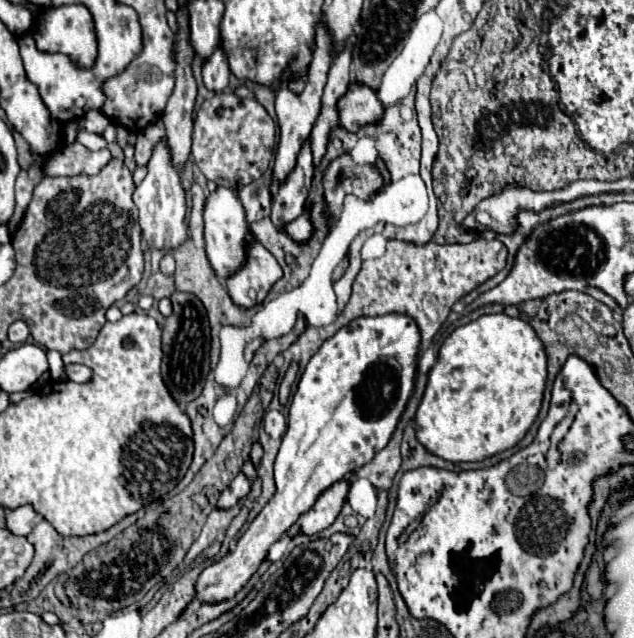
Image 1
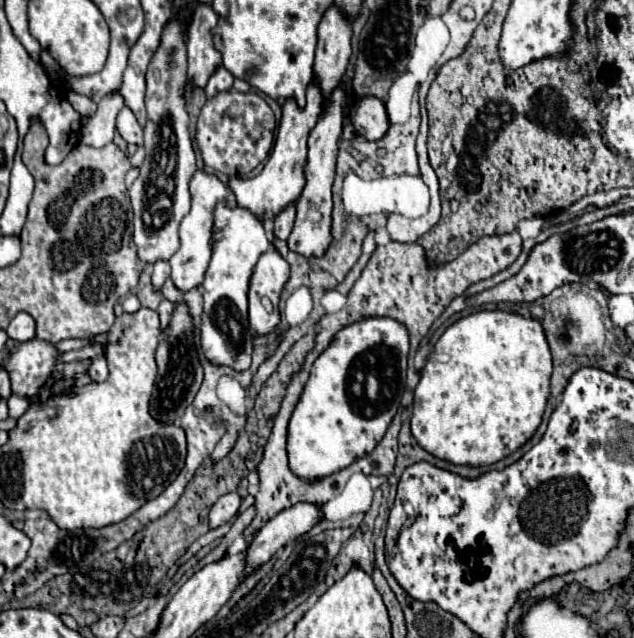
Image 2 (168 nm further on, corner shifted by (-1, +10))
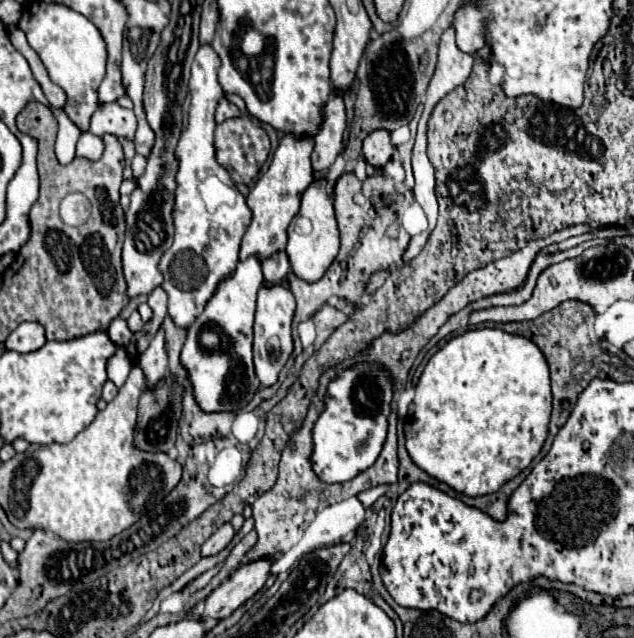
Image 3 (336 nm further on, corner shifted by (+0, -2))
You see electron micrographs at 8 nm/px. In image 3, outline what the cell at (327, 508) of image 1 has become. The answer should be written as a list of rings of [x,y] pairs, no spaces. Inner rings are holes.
[[[259,560],[249,562],[237,568],[225,584],[213,590],[205,600],[205,610],[201,614],[203,620],[223,620],[231,616],[241,604],[245,604],[257,590],[263,588],[269,576],[271,562]]]

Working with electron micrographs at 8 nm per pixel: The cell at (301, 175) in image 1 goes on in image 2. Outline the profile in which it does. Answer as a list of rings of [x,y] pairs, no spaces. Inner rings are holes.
[[[288,204],[274,220],[274,234],[280,240],[288,240],[290,232],[292,232],[292,224],[294,224],[294,216],[296,216],[296,204]]]

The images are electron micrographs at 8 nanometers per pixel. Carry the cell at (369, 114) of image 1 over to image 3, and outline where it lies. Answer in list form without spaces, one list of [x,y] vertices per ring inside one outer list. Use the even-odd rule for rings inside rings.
[[[377,130],[363,140],[363,158],[373,168],[381,170],[391,160],[391,156],[393,156],[393,144],[389,132]]]

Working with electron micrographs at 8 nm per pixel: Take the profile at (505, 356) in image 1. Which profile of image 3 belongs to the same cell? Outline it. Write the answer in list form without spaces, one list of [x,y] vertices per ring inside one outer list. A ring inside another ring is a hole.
[[[497,328],[471,330],[449,340],[423,368],[411,404],[413,428],[405,430],[405,448],[421,470],[453,490],[465,496],[493,494],[541,452],[549,434],[551,411],[549,366],[541,350],[531,340]]]

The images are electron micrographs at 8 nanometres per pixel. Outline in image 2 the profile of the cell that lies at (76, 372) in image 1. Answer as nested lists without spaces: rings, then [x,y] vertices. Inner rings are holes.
[[[92,358],[90,364],[88,364],[88,370],[86,370],[86,374],[88,374],[94,382],[104,380],[104,378],[106,378],[106,372],[108,372],[108,368],[106,368],[106,360],[104,360],[104,358]]]

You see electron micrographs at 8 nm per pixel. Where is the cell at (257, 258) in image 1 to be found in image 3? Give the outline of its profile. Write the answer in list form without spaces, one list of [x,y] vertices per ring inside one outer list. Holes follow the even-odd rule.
[[[261,286],[259,296],[257,296],[257,312],[255,312],[255,342],[253,342],[253,362],[255,362],[255,372],[261,382],[261,386],[273,386],[279,378],[281,368],[289,360],[293,352],[293,334],[291,334],[291,324],[295,316],[295,298],[291,290],[285,286],[277,288],[265,288]]]

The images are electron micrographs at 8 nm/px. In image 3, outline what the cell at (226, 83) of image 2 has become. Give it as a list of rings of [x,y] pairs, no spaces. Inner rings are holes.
[[[225,98],[219,102],[217,114],[215,114],[217,124],[221,124],[221,122],[225,122],[225,120],[229,120],[229,118],[239,118],[239,116],[241,116],[241,112],[239,112],[239,108],[237,108],[235,104],[231,104],[231,102],[225,100]]]

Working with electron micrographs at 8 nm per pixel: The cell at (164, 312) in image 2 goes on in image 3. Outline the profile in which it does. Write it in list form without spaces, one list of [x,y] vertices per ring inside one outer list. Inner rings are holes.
[[[163,328],[157,332],[157,336],[151,340],[149,348],[139,356],[139,368],[145,374],[147,388],[155,388],[165,376],[167,376],[167,352],[165,352],[165,336]]]

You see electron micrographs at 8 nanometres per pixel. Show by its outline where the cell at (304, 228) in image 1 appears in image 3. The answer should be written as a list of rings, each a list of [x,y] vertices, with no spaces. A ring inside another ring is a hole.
[[[315,180],[305,190],[305,196],[301,198],[299,215],[290,223],[287,234],[289,234],[289,242],[287,242],[285,252],[289,256],[293,274],[305,282],[317,282],[325,274],[325,270],[331,266],[331,262],[335,260],[339,252],[339,230],[337,230],[337,222],[333,214],[333,198],[325,192],[325,180],[321,180],[321,184],[317,184]]]

